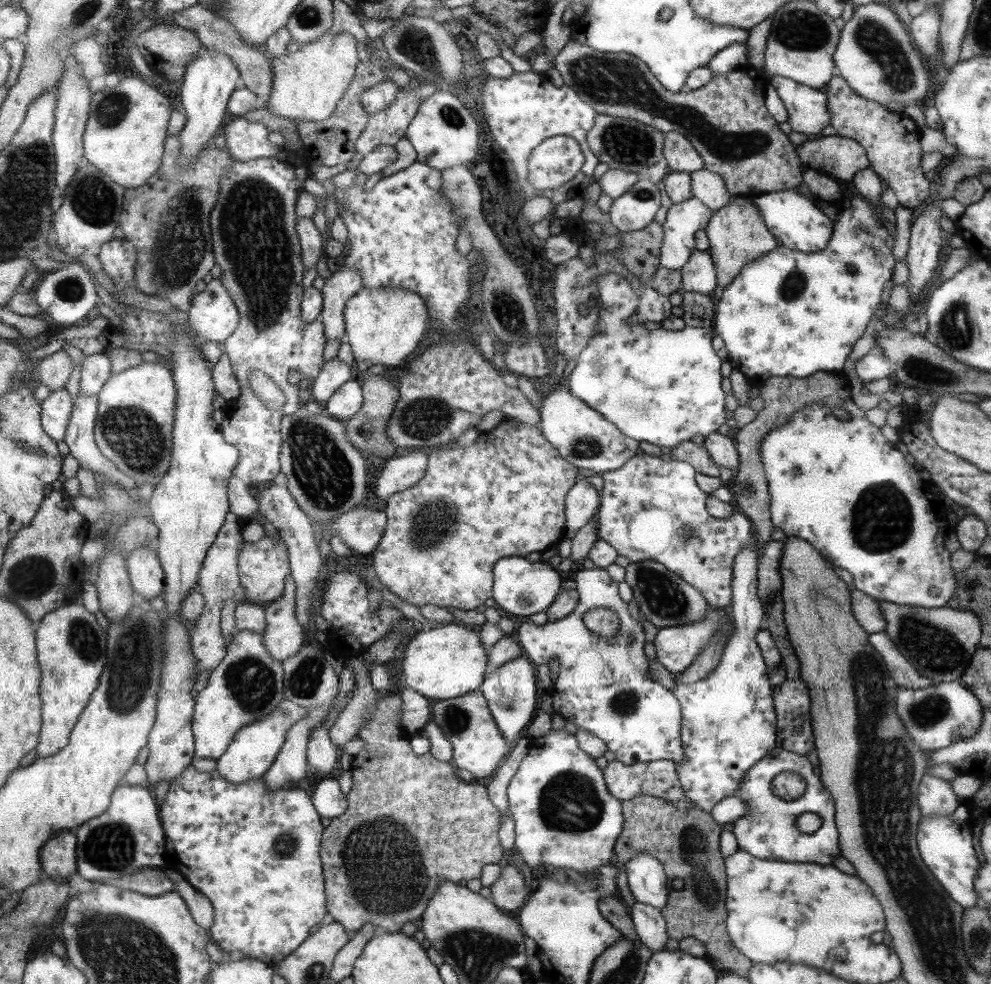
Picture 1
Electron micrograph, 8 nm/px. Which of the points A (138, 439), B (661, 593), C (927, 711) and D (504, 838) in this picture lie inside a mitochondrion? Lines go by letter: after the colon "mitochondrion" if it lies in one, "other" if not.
A: mitochondrion
B: mitochondrion
C: mitochondrion
D: other

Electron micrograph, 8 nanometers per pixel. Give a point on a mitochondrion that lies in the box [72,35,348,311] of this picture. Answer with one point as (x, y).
(176, 253)

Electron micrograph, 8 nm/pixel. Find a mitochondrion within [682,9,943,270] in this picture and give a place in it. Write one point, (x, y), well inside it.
(872, 36)

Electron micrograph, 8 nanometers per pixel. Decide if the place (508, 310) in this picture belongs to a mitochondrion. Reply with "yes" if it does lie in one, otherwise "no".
yes

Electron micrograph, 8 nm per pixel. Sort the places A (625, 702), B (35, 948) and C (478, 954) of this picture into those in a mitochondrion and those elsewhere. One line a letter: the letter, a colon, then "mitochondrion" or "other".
A: mitochondrion
B: other
C: mitochondrion

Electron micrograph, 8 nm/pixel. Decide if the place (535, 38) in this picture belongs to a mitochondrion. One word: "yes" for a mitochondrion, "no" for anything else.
no

